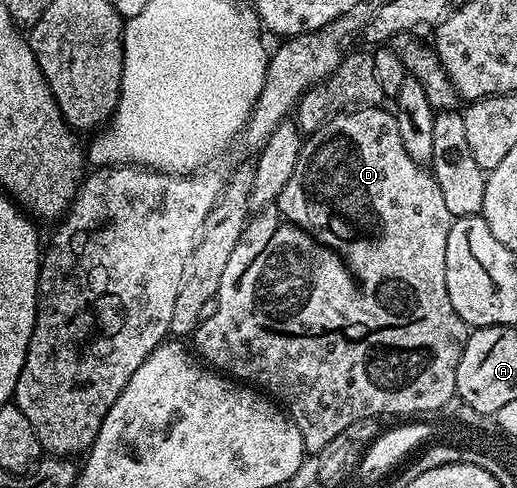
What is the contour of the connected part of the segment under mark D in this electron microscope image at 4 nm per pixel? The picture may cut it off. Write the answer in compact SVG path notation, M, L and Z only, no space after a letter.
M382 106L356 107L336 113L306 136L293 177L289 177L285 189L281 189L279 198L273 204L274 210L279 210L283 219L259 213L256 219L254 216L248 222L237 249L233 249L225 264L219 294L214 300L215 311L208 319L202 320L193 332L194 350L206 366L262 389L272 400L281 404L282 410L297 425L303 438L303 450L307 453L321 451L342 430L359 420L377 417L373 415L419 417L422 411L446 408L448 401L456 398L457 365L467 344L469 328L453 309L453 301L449 301L449 289L445 285L445 245L449 241L453 216L445 206L435 176L426 166L415 163L413 157L405 153L398 118L383 110Z

